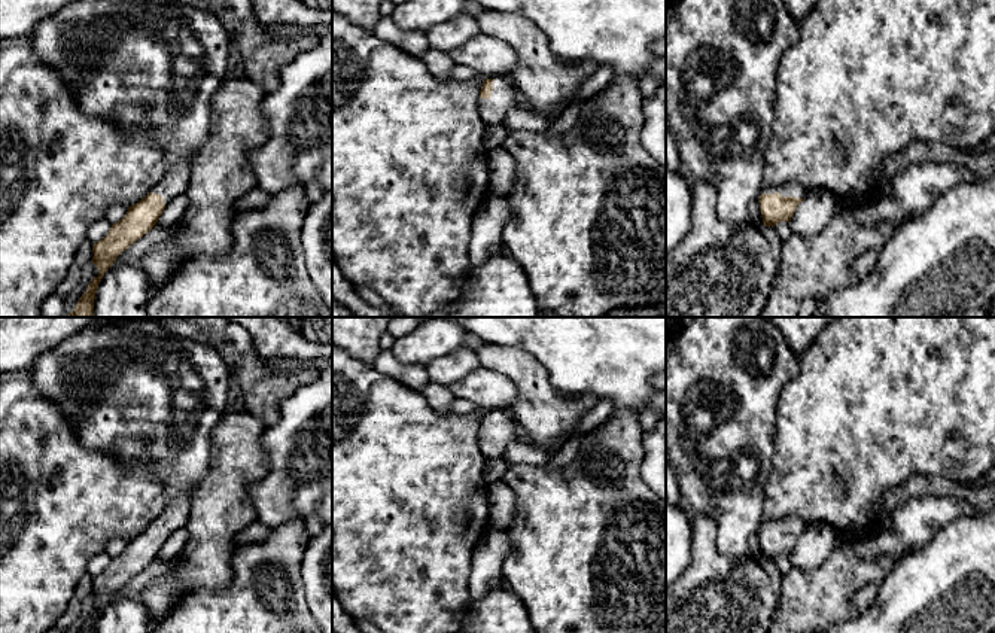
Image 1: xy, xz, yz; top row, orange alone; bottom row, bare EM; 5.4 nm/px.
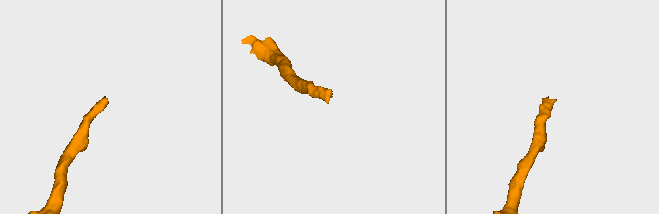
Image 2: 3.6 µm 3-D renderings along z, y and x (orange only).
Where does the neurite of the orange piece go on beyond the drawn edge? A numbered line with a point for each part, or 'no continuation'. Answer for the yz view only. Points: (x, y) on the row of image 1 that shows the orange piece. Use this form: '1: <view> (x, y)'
1: yz (785, 189)

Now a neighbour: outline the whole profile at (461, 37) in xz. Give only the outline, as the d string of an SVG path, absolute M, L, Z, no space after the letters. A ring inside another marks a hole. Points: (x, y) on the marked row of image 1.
M459 13L423 33L432 49L448 55L456 64L477 70L484 79L509 76L517 64L514 48L487 36L474 15Z

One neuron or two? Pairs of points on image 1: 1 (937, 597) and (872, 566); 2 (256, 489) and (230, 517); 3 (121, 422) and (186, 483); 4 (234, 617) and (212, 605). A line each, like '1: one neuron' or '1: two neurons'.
1: two neurons
2: two neurons
3: one neuron
4: one neuron

